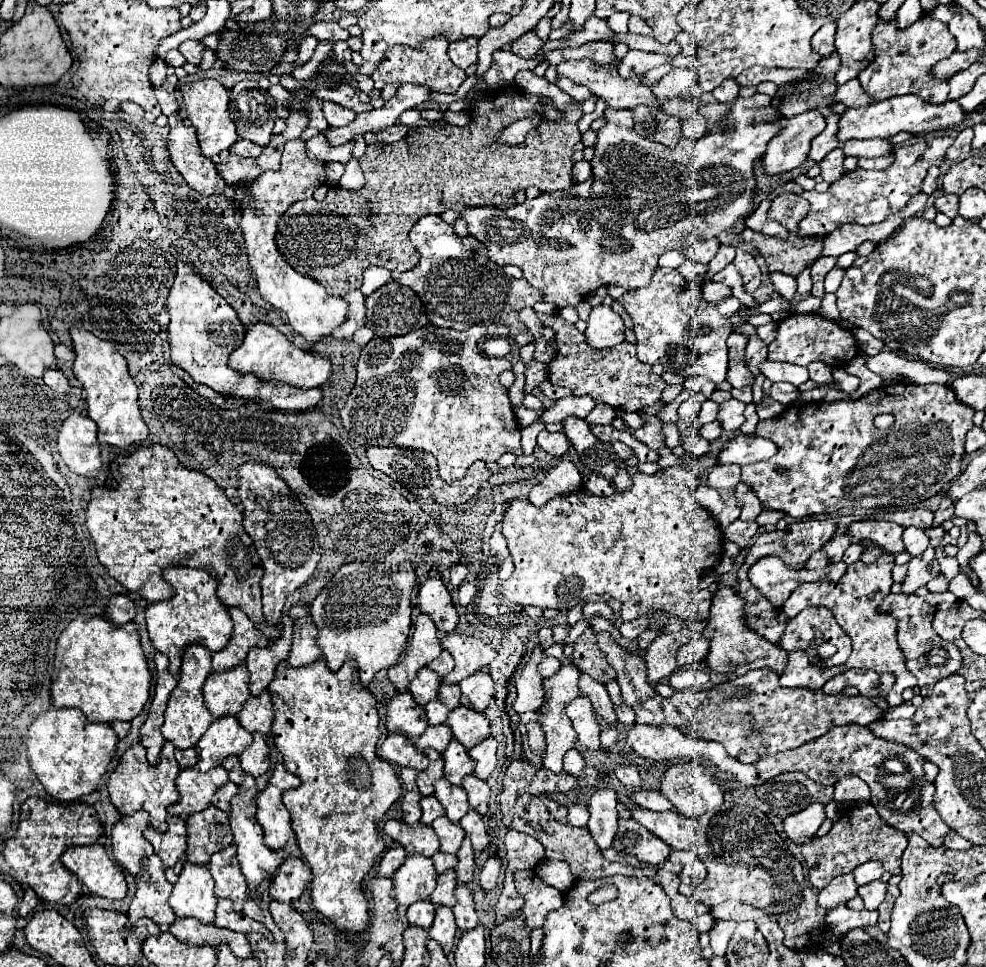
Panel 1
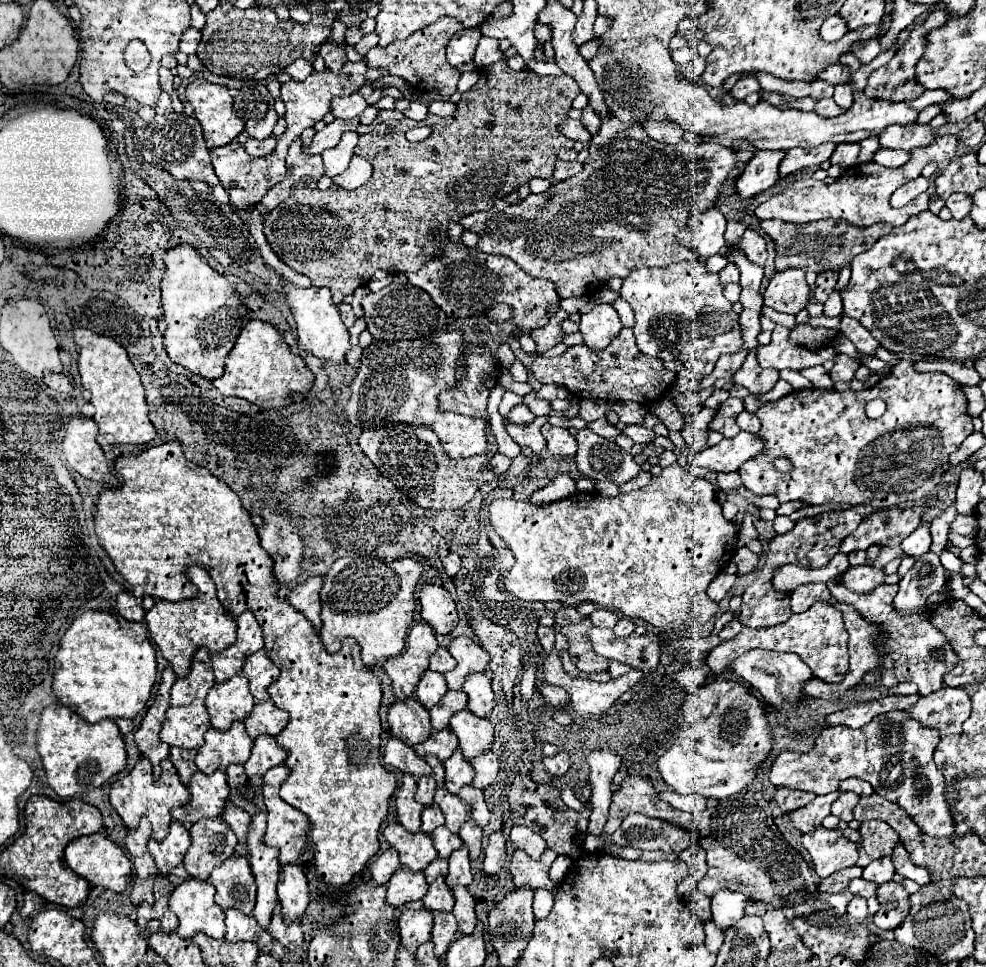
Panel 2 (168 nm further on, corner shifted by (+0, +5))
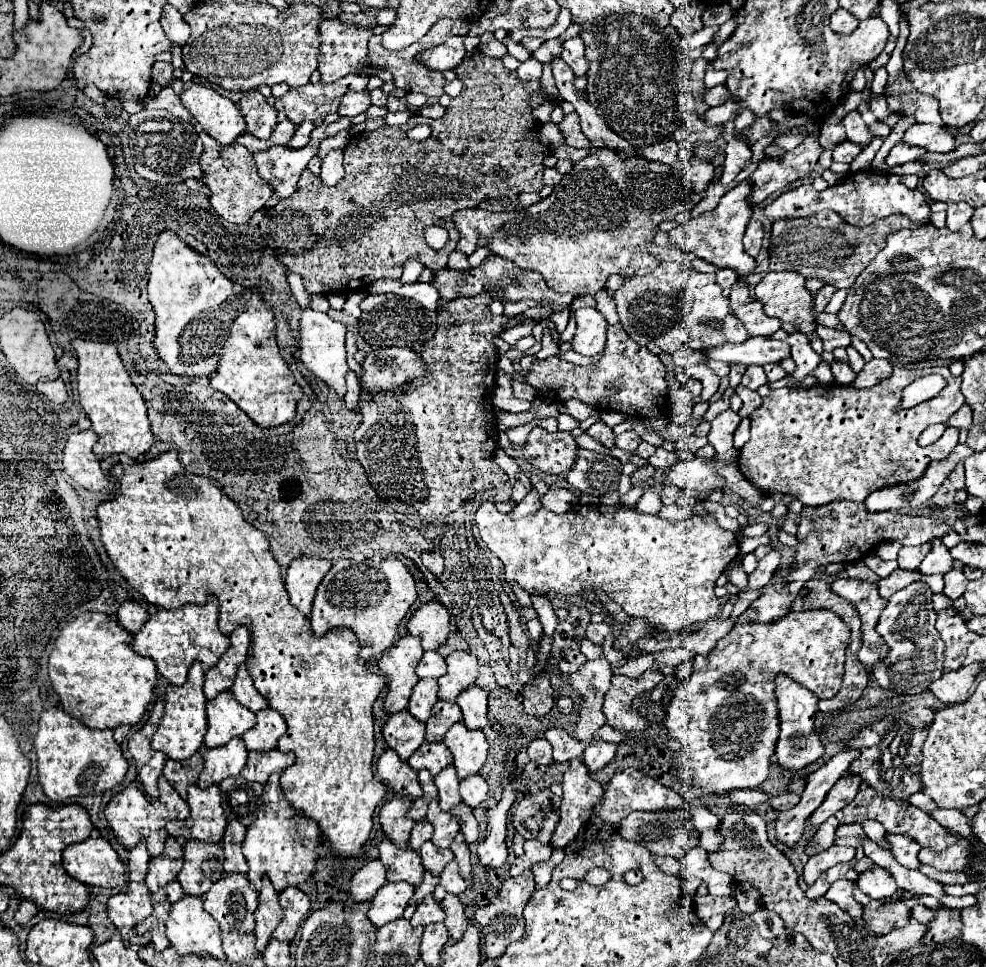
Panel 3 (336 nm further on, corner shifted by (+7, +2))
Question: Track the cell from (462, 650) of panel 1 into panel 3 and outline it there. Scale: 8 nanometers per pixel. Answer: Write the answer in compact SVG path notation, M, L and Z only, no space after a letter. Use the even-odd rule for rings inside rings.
M454 651L446 657L448 673L438 679L438 699L444 701L456 701L458 693L474 685L478 677L478 661L472 653L466 651Z

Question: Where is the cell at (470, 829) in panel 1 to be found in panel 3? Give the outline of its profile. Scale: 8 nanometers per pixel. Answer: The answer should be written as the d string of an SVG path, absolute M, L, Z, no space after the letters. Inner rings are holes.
M458 833L450 845L450 851L454 853L454 859L458 861L460 865L460 875L462 877L468 877L470 875L470 849L468 845L464 843L464 837Z

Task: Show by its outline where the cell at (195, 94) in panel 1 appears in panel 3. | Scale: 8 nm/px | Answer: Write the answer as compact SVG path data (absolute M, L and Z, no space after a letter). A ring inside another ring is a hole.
M190 85L180 95L182 105L194 115L202 129L218 143L230 145L246 131L246 121L236 103L204 85Z

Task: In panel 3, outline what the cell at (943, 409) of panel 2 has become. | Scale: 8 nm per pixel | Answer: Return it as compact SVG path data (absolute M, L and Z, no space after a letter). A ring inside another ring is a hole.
M946 365L926 367L926 369L904 369L894 367L892 375L874 387L856 389L850 385L814 385L808 389L772 389L770 395L762 399L762 405L750 415L750 441L742 447L738 457L738 467L750 483L756 483L764 493L790 493L792 497L800 499L804 505L818 507L826 505L834 499L846 501L864 501L872 491L884 485L908 483L908 479L916 479L916 475L924 473L930 461L946 459L952 449L958 445L958 429L946 427L944 435L938 443L930 447L920 447L918 437L920 433L934 423L944 423L964 405L964 395L960 393L960 377L954 377ZM938 373L948 381L948 387L934 399L916 405L914 409L902 409L900 397L902 389L910 385L914 379L922 375Z

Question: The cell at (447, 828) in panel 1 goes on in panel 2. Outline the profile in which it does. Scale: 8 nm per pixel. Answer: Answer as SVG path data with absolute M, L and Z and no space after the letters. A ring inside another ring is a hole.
M439 826L435 828L435 832L431 834L433 836L433 842L435 842L435 848L439 852L441 858L449 858L453 850L461 848L463 846L463 840L459 838L459 834L453 834L449 828L445 826Z

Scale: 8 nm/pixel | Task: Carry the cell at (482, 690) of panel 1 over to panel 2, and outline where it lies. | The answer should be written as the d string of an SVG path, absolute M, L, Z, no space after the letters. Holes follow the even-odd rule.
M471 674L465 682L463 682L463 692L469 696L469 704L467 708L481 718L487 718L489 712L493 710L493 690L491 690L491 682L485 674Z

